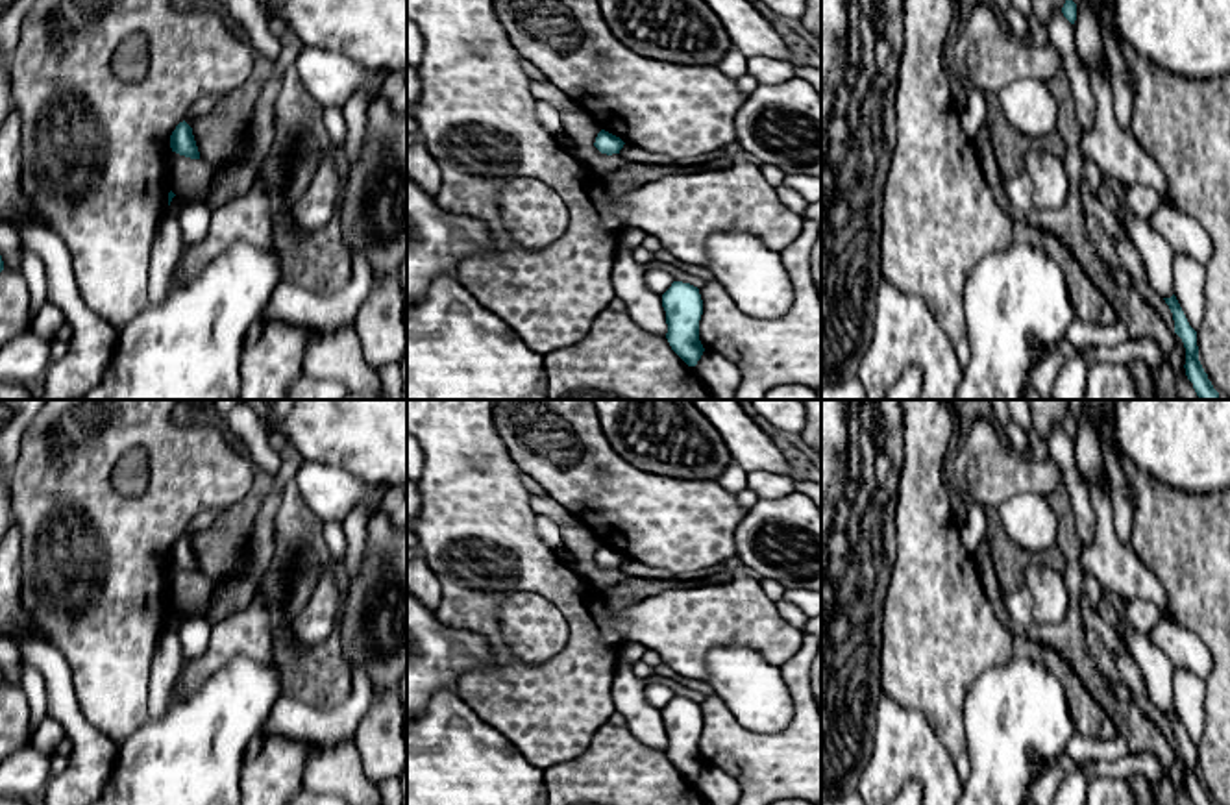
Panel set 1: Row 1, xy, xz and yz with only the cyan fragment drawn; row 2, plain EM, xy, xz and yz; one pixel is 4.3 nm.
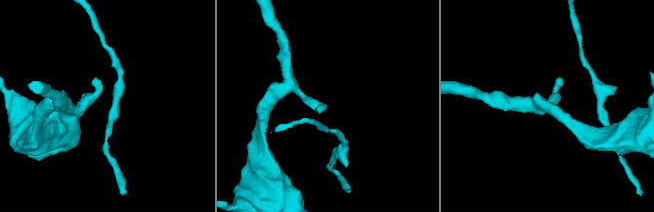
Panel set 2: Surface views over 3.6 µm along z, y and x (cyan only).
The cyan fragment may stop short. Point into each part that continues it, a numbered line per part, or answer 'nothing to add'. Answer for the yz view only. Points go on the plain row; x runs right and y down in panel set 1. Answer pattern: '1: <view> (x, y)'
nothing to add

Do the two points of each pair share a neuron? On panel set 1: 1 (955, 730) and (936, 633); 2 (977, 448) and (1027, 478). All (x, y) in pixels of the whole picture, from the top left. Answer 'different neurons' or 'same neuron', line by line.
1: same neuron
2: same neuron

